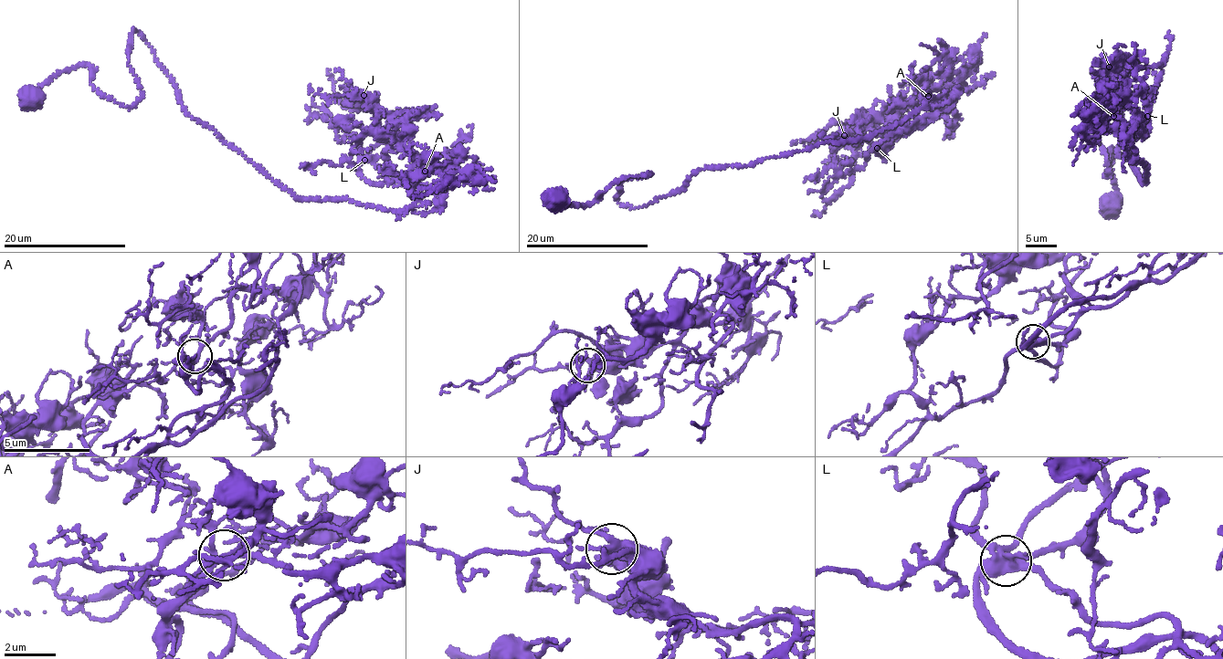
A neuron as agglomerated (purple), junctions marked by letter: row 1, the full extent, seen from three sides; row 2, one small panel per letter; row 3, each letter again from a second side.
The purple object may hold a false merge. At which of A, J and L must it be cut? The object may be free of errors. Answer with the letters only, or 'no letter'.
no letter

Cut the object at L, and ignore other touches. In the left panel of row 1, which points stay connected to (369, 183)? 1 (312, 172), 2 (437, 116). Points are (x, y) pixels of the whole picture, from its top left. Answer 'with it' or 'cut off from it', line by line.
1: cut off from it
2: cut off from it

